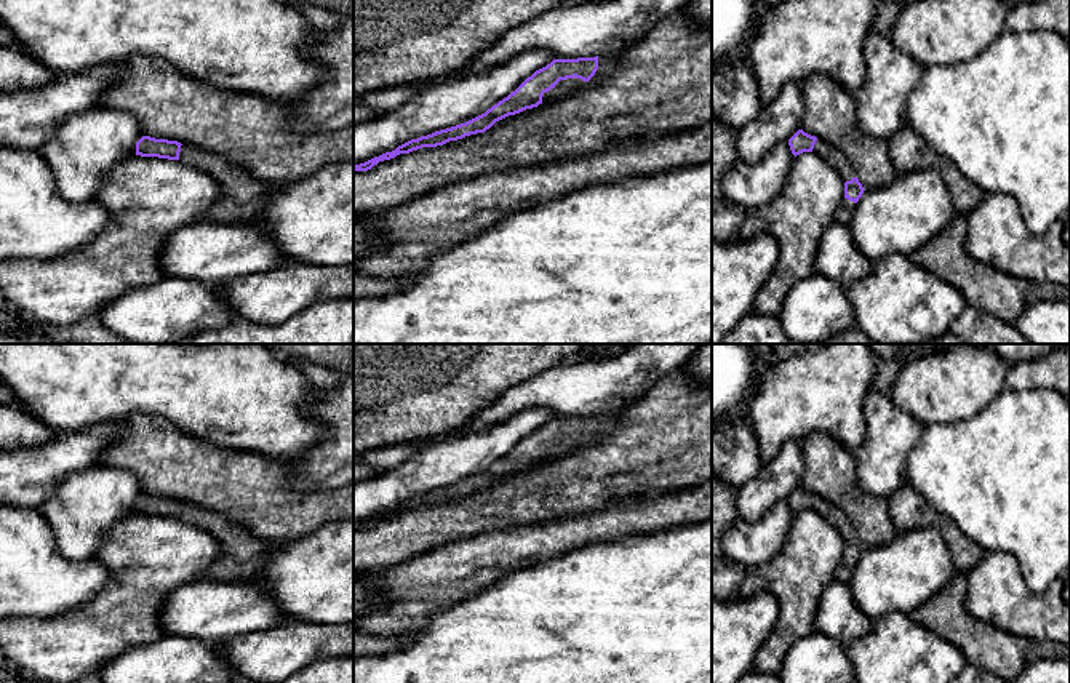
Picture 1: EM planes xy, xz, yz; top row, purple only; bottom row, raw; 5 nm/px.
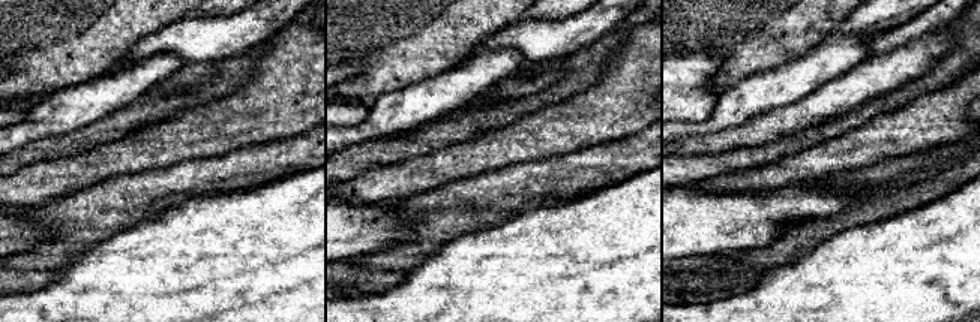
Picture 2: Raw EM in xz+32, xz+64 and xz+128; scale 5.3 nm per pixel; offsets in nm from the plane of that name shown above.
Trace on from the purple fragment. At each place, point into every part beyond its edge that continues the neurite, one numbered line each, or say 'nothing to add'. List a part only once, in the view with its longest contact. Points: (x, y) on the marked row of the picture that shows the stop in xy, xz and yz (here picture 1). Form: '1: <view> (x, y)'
1: xz (606, 63)

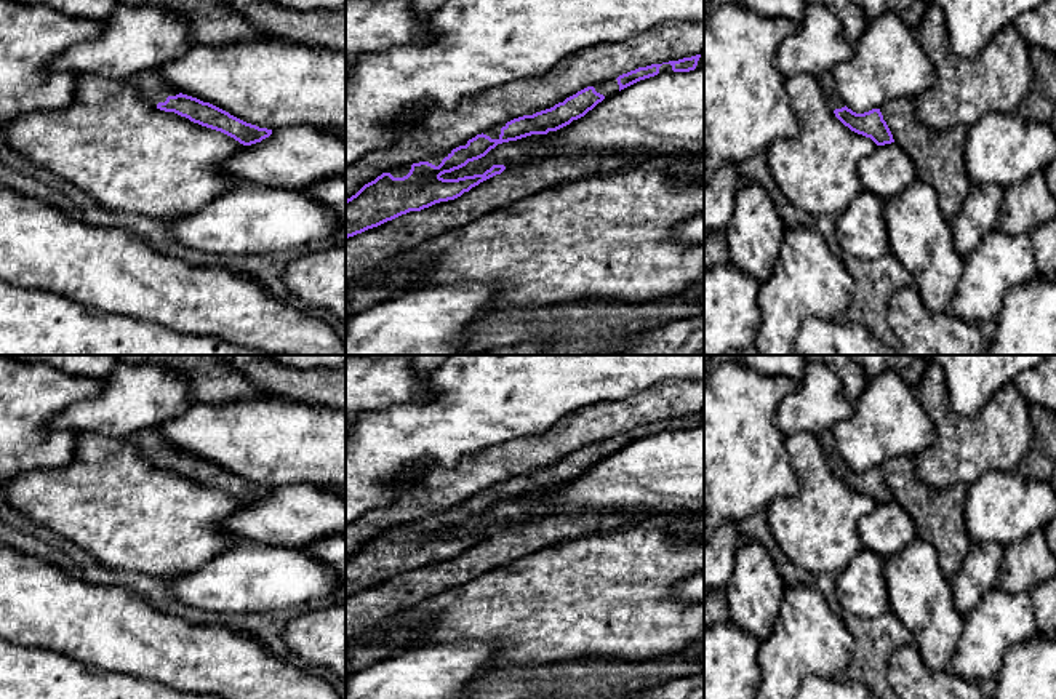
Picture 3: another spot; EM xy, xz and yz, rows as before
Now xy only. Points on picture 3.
1: xy (151, 85)

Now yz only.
1: yz (826, 80)

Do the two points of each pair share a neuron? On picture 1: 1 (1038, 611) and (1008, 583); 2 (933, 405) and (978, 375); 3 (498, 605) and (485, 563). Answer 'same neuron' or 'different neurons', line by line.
1: same neuron
2: same neuron
3: different neurons

